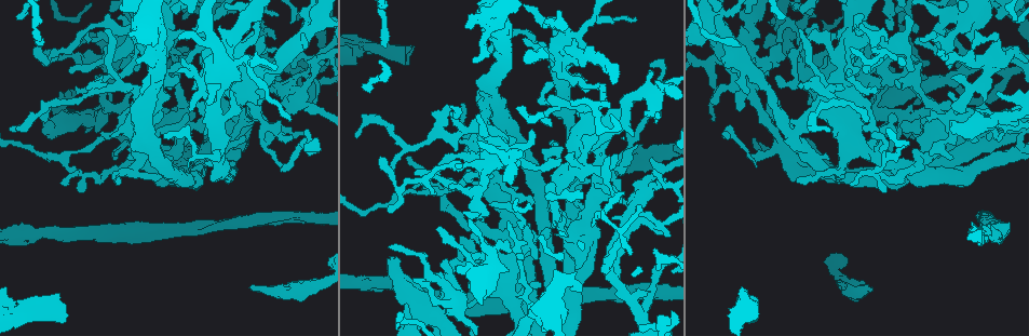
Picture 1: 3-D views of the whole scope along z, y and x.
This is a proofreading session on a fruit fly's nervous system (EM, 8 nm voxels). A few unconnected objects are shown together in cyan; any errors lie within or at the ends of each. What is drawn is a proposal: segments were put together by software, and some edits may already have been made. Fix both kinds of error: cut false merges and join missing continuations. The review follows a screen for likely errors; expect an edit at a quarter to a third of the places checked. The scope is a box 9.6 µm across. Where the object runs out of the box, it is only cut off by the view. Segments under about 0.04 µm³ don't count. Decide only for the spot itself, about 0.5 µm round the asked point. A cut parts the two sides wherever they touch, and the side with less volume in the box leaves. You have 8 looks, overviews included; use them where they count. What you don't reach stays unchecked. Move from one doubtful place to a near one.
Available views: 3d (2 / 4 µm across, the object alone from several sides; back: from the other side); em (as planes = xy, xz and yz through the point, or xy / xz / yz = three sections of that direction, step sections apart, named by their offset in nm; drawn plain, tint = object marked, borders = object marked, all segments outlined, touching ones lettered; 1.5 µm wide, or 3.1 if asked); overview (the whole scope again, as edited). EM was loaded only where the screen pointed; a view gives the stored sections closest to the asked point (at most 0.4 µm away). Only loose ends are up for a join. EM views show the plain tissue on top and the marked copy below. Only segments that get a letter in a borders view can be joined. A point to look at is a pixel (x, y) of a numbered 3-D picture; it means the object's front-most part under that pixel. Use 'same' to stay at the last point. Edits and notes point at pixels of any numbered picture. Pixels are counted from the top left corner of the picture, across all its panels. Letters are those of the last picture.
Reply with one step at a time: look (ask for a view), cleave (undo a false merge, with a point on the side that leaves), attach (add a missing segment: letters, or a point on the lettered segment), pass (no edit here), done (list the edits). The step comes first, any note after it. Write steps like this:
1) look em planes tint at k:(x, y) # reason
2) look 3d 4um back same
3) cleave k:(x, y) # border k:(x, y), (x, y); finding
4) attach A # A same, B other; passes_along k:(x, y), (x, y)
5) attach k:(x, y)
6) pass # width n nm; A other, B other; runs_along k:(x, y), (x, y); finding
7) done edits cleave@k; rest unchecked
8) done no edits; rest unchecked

look em xy step 8 borders at 1:(476, 100) # free end

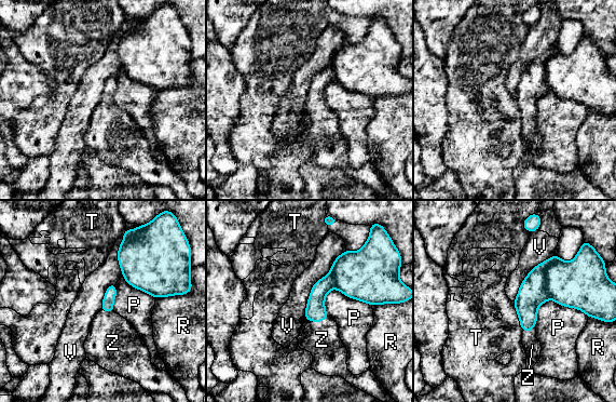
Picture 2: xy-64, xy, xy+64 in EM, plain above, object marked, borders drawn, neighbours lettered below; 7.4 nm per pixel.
look em planes borders same

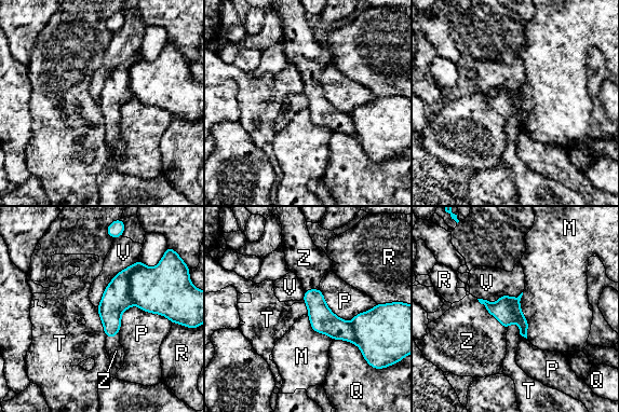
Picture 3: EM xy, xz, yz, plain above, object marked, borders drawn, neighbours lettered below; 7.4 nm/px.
attach Z # M other, P other, Q other, R other, T other, V other, Z same; passes_along 3:(507, 310), (490, 313), (469, 339); it goes on there

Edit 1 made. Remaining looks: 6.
look overview

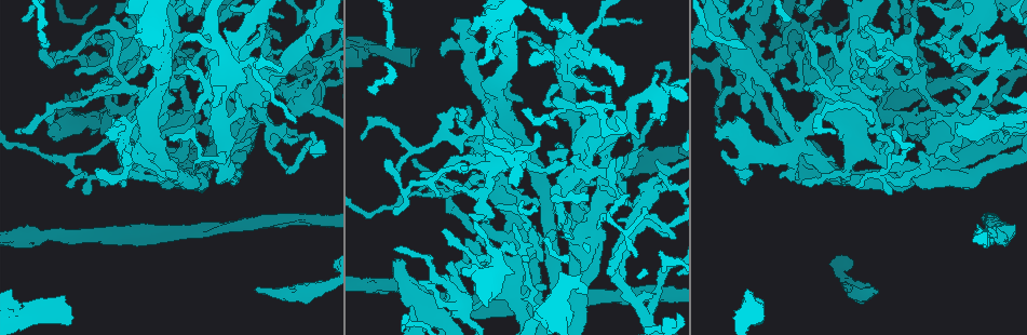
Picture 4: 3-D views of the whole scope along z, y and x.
look 3d 4um at 4:(119, 68) # three-way junction

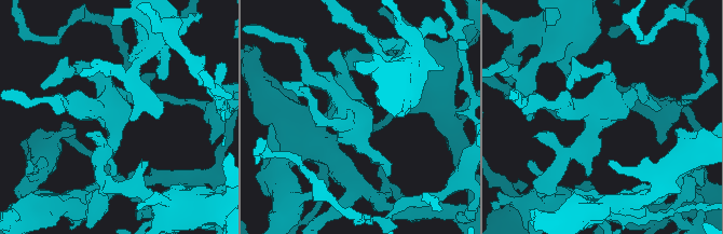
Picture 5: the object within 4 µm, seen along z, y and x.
look em planes borders at 5:(353, 112) # shape alone is not enough

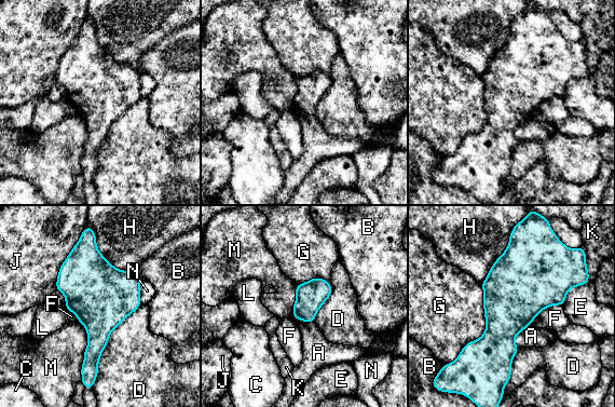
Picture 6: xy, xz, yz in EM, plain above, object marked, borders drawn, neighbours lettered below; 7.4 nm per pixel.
pass # width 480 nm; longest_contact H 650 nm; A other, B other, C other, D other, E other, F other, G other, H other, J other, K other, L other, M other, N other; all the same neuron

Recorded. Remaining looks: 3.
look 3d 2um at 4:(581, 221) # free end

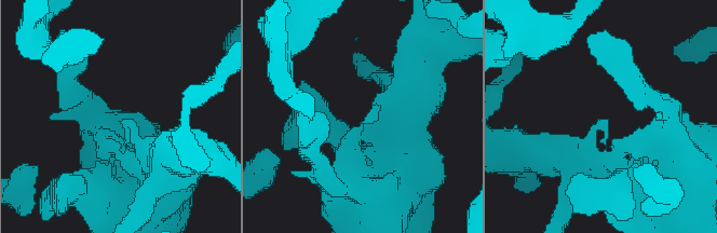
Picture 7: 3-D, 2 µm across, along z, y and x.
look em yz step 4 tint at 7:(117, 141)

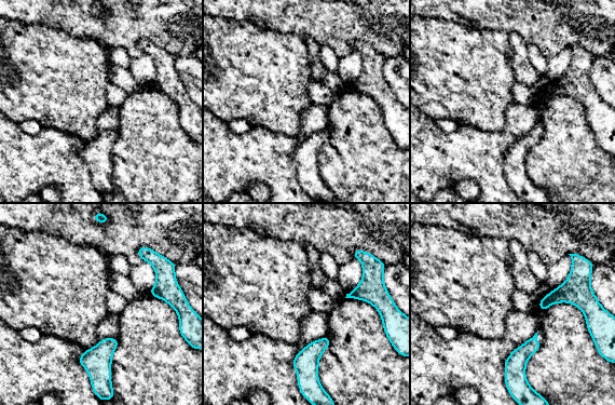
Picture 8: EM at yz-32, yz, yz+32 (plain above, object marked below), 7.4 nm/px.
look em planes borders same # cut it another way

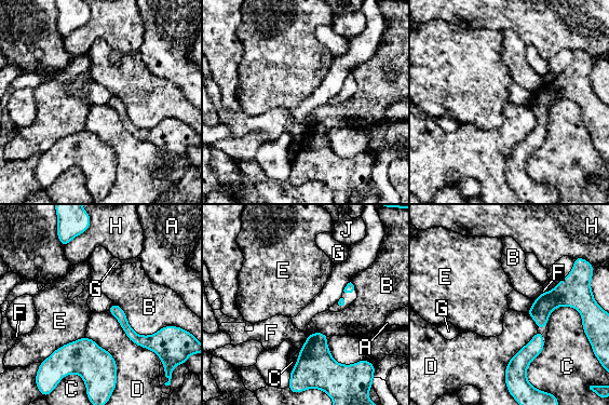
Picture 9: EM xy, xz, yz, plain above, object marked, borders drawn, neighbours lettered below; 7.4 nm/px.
pass # longest_contact B 650 nm; A other, B other, C other, D other, E other, F other, G other, H other, J other; none of them fits

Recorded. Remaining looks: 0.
done edits attach@3; rest unchecked

